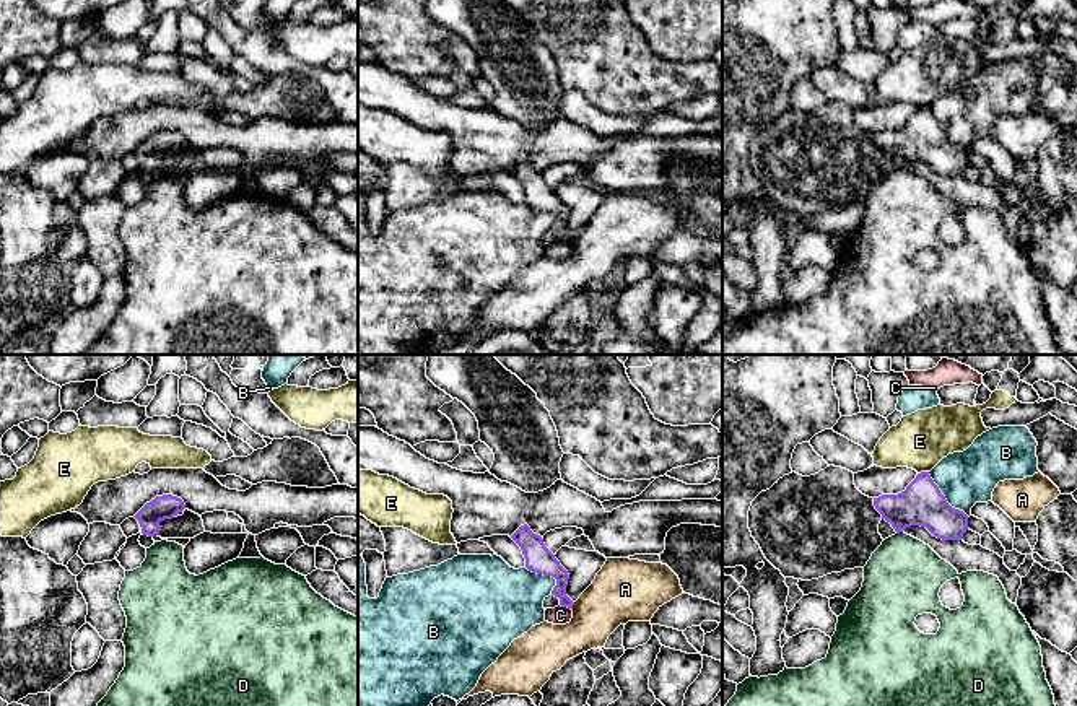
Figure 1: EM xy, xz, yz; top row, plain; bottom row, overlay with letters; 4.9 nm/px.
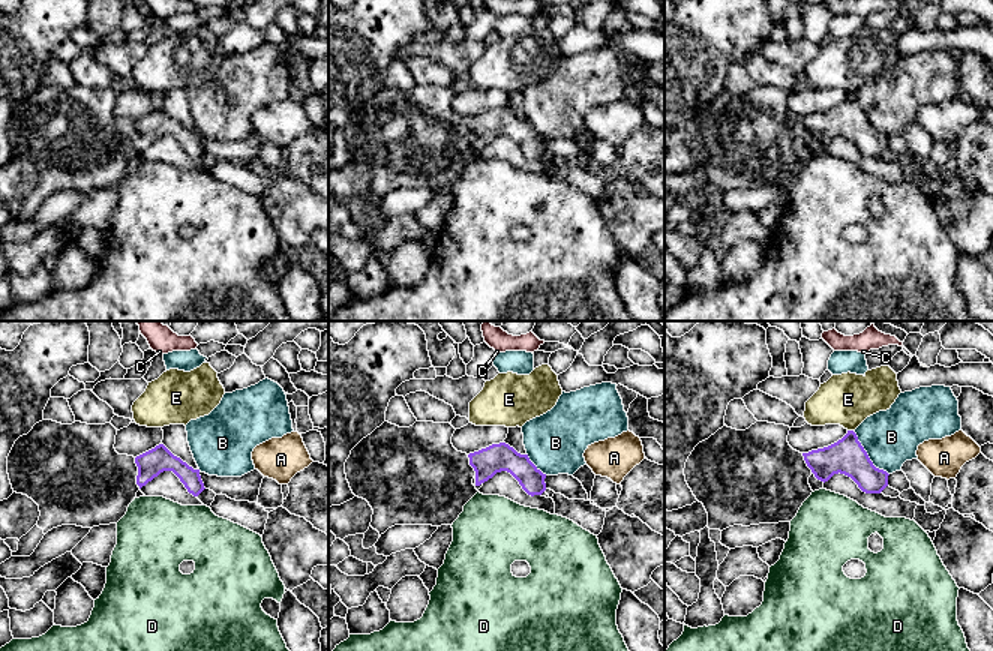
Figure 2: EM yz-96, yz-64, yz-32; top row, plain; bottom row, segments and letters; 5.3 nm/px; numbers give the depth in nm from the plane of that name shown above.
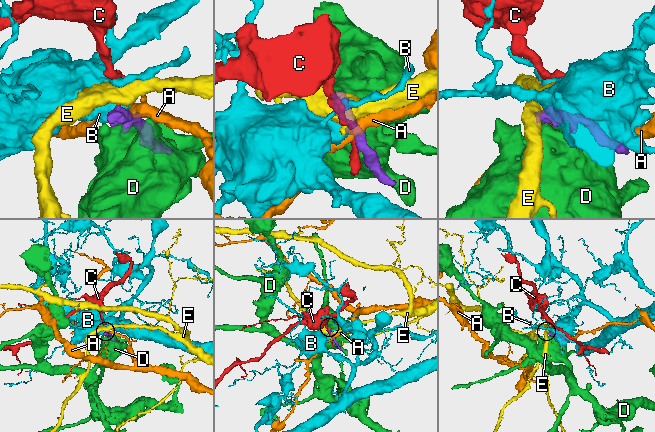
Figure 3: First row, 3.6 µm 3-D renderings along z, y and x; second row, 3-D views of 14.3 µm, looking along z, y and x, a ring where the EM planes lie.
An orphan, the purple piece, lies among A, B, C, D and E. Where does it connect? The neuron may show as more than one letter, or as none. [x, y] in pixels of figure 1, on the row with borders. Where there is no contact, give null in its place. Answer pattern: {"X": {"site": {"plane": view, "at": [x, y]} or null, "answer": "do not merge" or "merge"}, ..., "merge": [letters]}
{"A": {"site": {"plane": "xz", "at": [573, 604]}, "answer": "do not merge"}, "B": {"site": {"plane": "yz", "at": [944, 498]}, "answer": "do not merge"}, "C": {"site": {"plane": "xz", "at": [566, 605]}, "answer": "do not merge"}, "D": {"site": {"plane": "yz", "at": [898, 532]}, "answer": "do not merge"}, "E": {"site": {"plane": "yz", "at": [923, 472]}, "answer": "do not merge"}, "merge": []}

